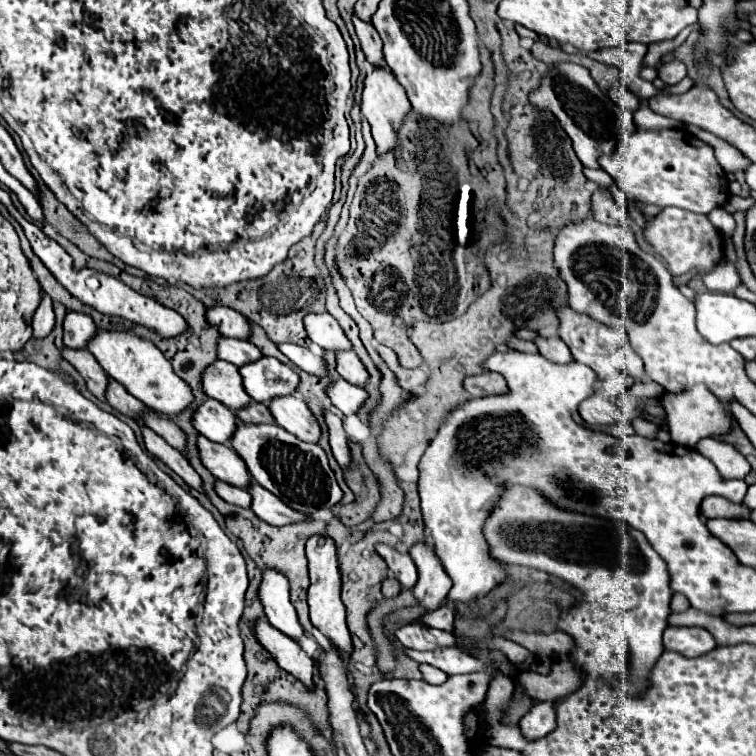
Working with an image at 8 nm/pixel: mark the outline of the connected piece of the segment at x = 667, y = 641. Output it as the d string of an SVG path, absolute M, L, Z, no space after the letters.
M668 627L664 631L664 649L676 651L688 659L700 657L714 647L716 641L704 627Z

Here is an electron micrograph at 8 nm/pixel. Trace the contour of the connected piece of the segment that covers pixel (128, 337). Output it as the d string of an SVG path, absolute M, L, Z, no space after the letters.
M98 331L98 335L90 343L90 353L112 379L126 387L130 395L158 413L176 417L194 401L190 385L172 371L172 365L170 361L166 361L162 351L146 339L124 331Z

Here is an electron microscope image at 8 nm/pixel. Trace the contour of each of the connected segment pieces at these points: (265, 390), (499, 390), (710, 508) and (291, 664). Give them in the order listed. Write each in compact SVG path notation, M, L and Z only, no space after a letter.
M262 357L260 361L244 365L240 367L240 373L246 391L258 403L268 403L274 397L294 395L300 385L298 373L274 357Z
M482 373L482 375L474 375L474 377L466 377L464 387L472 397L488 397L488 395L508 393L506 379L498 373Z
M708 496L702 501L700 511L704 517L712 519L712 517L724 517L724 519L736 519L736 517L750 517L750 509L746 509L746 505L738 503L732 505L729 500L720 496Z
M266 619L256 623L256 639L262 643L262 647L266 647L266 651L270 651L284 671L302 681L306 689L314 689L314 661L296 641L290 641L290 637L284 633L278 633L278 629L274 629Z

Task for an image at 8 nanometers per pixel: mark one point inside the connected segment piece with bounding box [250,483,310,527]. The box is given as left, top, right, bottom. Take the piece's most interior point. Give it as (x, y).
(267, 506)

